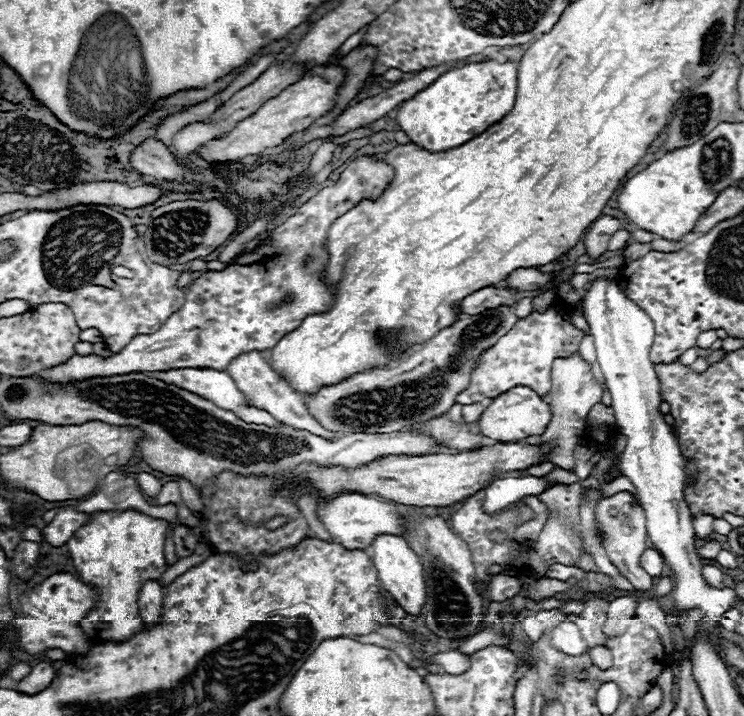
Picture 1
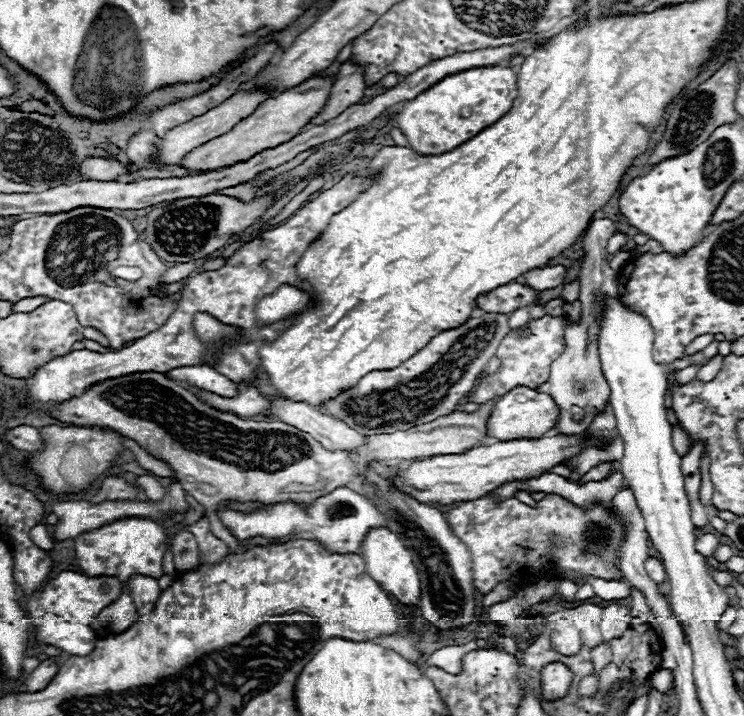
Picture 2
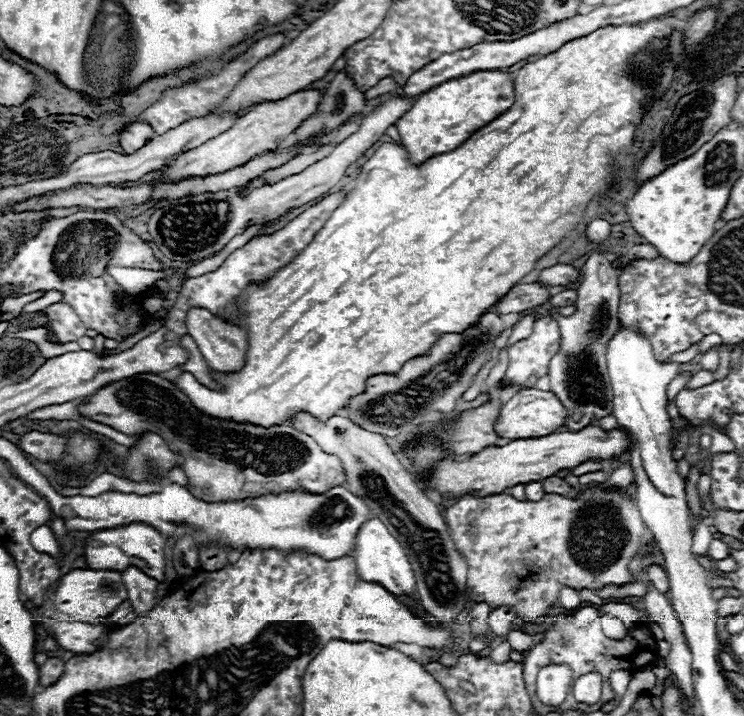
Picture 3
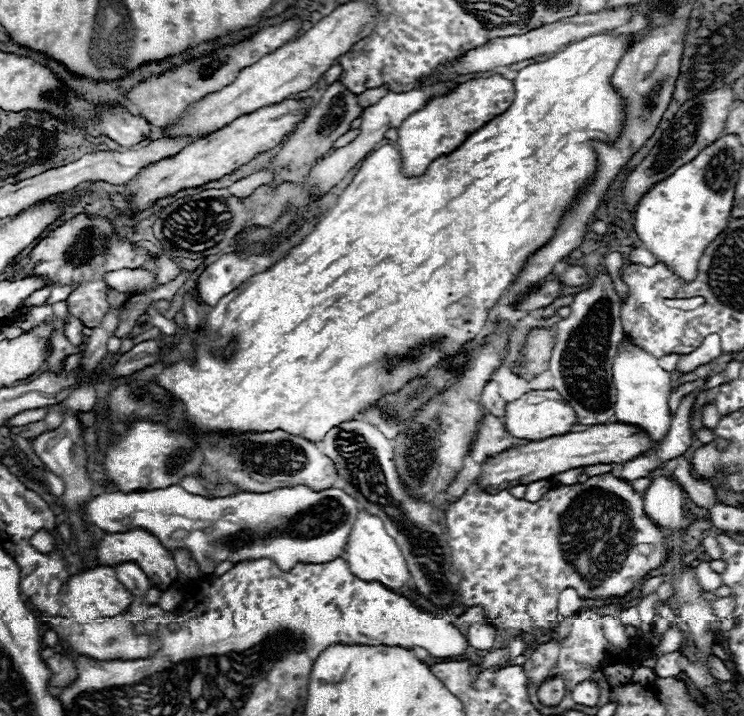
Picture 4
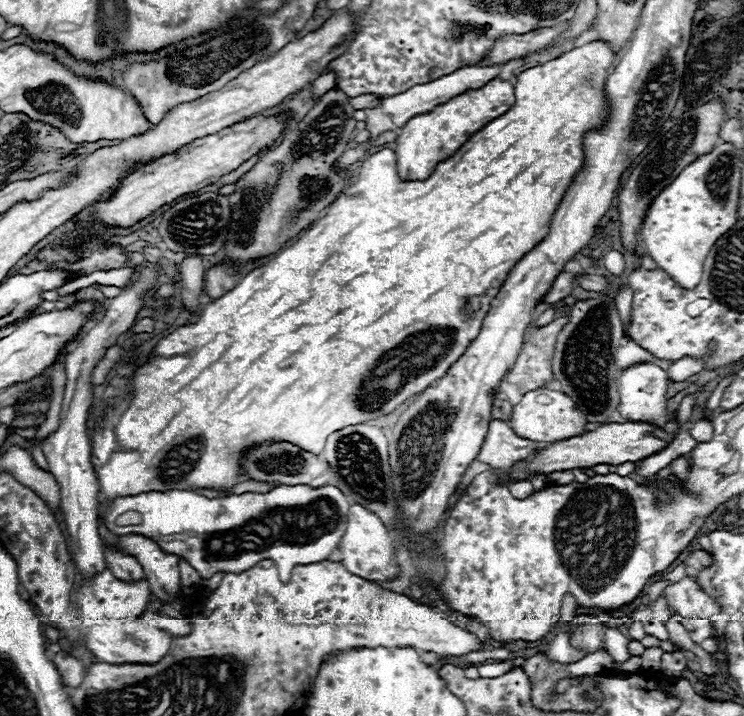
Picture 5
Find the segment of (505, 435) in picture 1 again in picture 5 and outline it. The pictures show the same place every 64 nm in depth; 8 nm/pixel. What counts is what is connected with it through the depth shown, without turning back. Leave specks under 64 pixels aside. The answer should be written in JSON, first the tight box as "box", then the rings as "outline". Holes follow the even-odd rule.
{"box":[510,388,586,442],"outline":[[[538,388],[522,396],[522,400],[514,406],[510,426],[518,436],[526,436],[528,440],[538,440],[538,442],[558,442],[566,440],[572,436],[580,436],[586,432],[586,416],[578,410],[576,402],[566,396],[564,392],[550,390],[550,388]]]}

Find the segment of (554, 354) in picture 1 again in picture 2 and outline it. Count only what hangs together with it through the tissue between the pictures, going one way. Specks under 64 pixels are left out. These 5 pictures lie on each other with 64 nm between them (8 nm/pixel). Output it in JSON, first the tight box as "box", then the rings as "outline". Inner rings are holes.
{"box":[472,316,564,402],"outline":[[[542,316],[530,322],[532,336],[530,338],[520,338],[514,332],[510,332],[498,346],[498,358],[502,360],[502,368],[496,374],[490,374],[482,380],[478,390],[472,396],[472,402],[486,402],[490,396],[502,396],[516,388],[518,384],[526,384],[528,388],[538,389],[549,378],[549,367],[554,358],[558,358],[564,352],[564,318],[554,318],[554,316]]]}

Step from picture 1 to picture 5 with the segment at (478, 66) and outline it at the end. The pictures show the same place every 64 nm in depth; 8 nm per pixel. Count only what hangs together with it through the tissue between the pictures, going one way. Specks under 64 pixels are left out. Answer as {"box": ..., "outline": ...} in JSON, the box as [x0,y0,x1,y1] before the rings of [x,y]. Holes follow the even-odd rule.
{"box":[396,78,514,180],"outline":[[[494,78],[490,84],[482,86],[480,90],[470,90],[466,94],[460,94],[446,104],[440,104],[436,110],[414,116],[402,126],[400,136],[396,138],[396,166],[398,176],[402,180],[426,180],[440,162],[448,160],[454,152],[462,148],[466,142],[466,136],[476,134],[486,124],[490,124],[494,118],[506,114],[514,106],[514,86],[508,80]]]}

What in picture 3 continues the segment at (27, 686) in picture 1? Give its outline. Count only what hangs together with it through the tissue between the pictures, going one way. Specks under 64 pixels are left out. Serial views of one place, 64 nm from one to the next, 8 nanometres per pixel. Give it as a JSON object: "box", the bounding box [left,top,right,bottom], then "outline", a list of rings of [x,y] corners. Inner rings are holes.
{"box":[40,658,64,686],"outline":[[[48,658],[40,668],[40,686],[52,686],[64,674],[64,662],[60,658]]]}

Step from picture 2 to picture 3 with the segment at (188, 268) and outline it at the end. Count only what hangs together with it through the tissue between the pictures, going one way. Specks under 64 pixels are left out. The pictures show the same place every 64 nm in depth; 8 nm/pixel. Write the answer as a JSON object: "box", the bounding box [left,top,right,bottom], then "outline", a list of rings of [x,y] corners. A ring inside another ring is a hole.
{"box":[108,268,178,294],"outline":[[[110,268],[108,274],[114,278],[114,282],[130,294],[142,294],[154,286],[158,278],[170,278],[178,270],[144,270],[144,268]]]}

